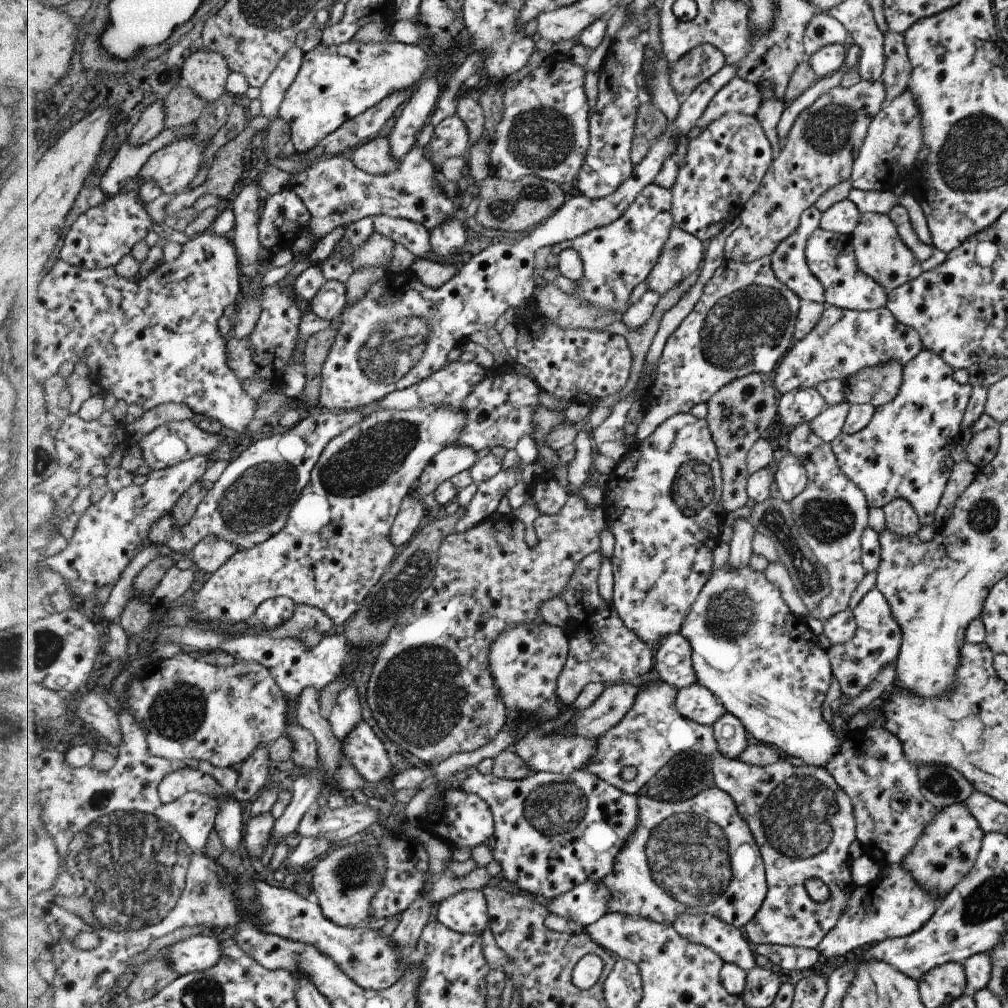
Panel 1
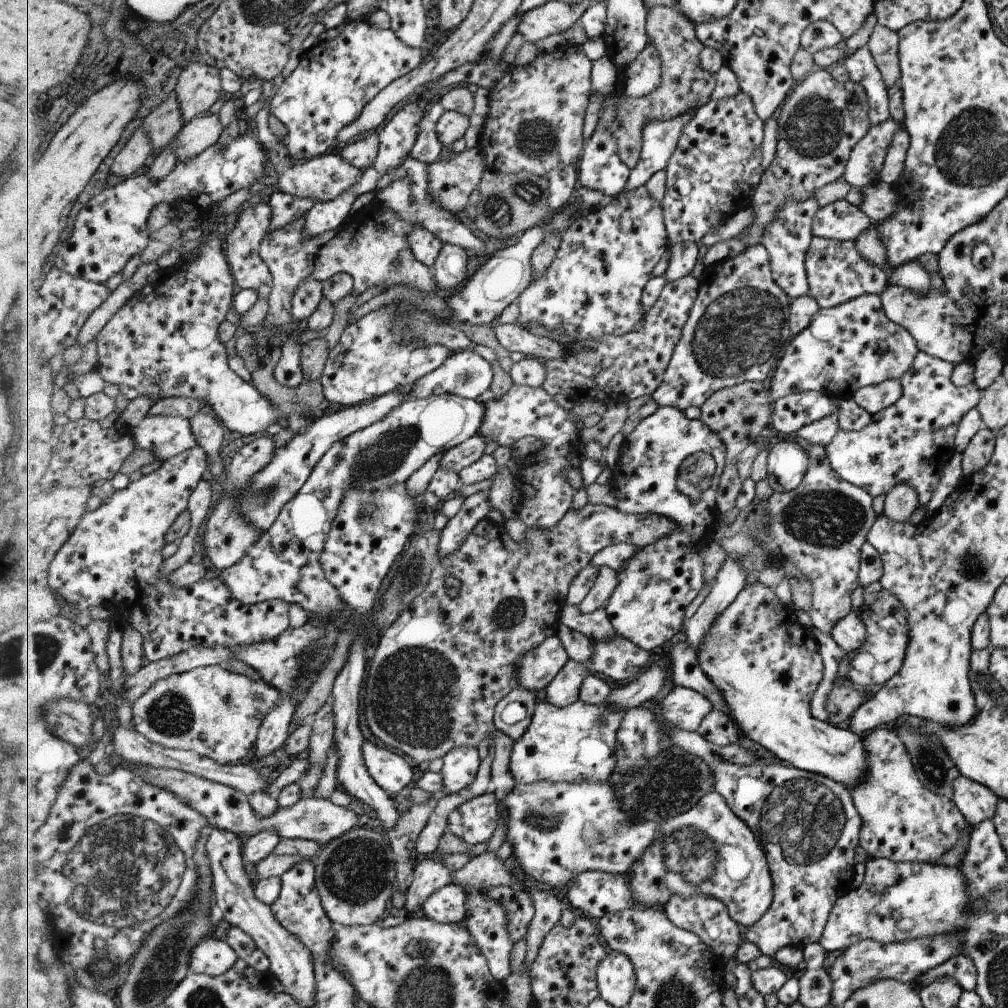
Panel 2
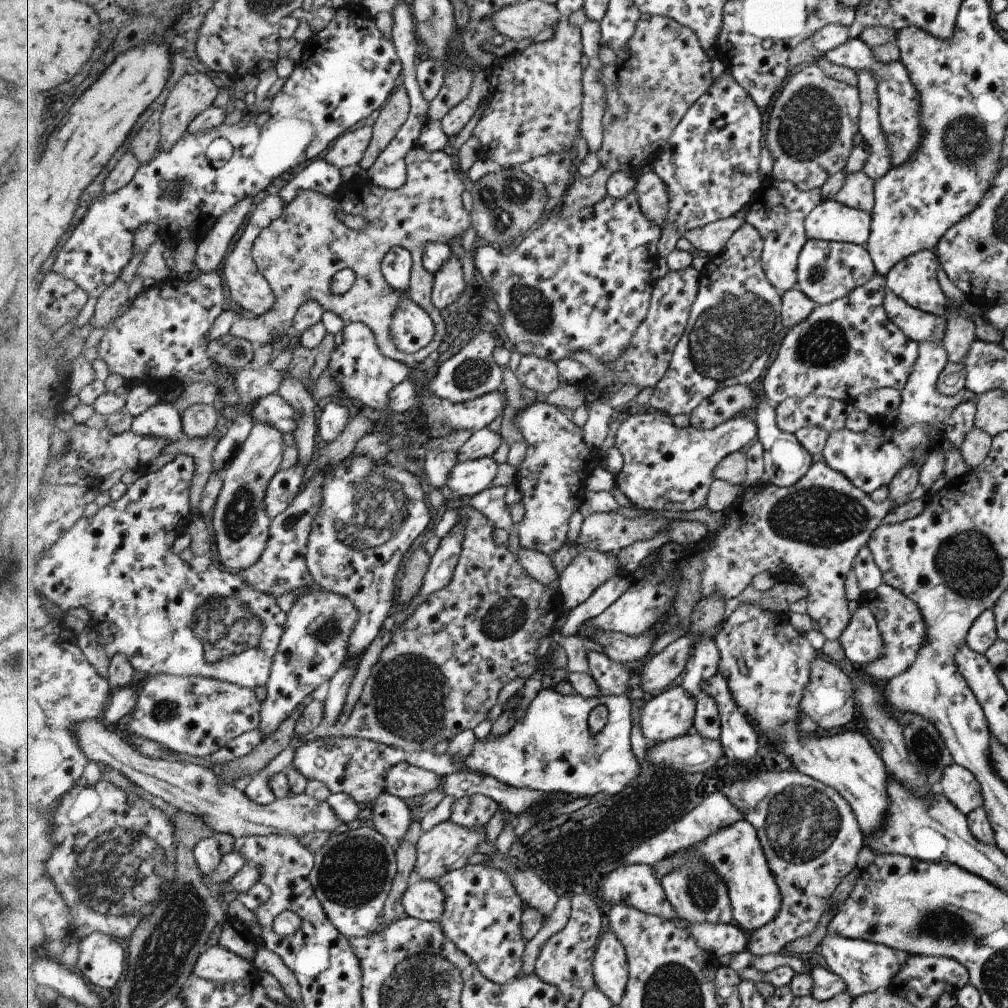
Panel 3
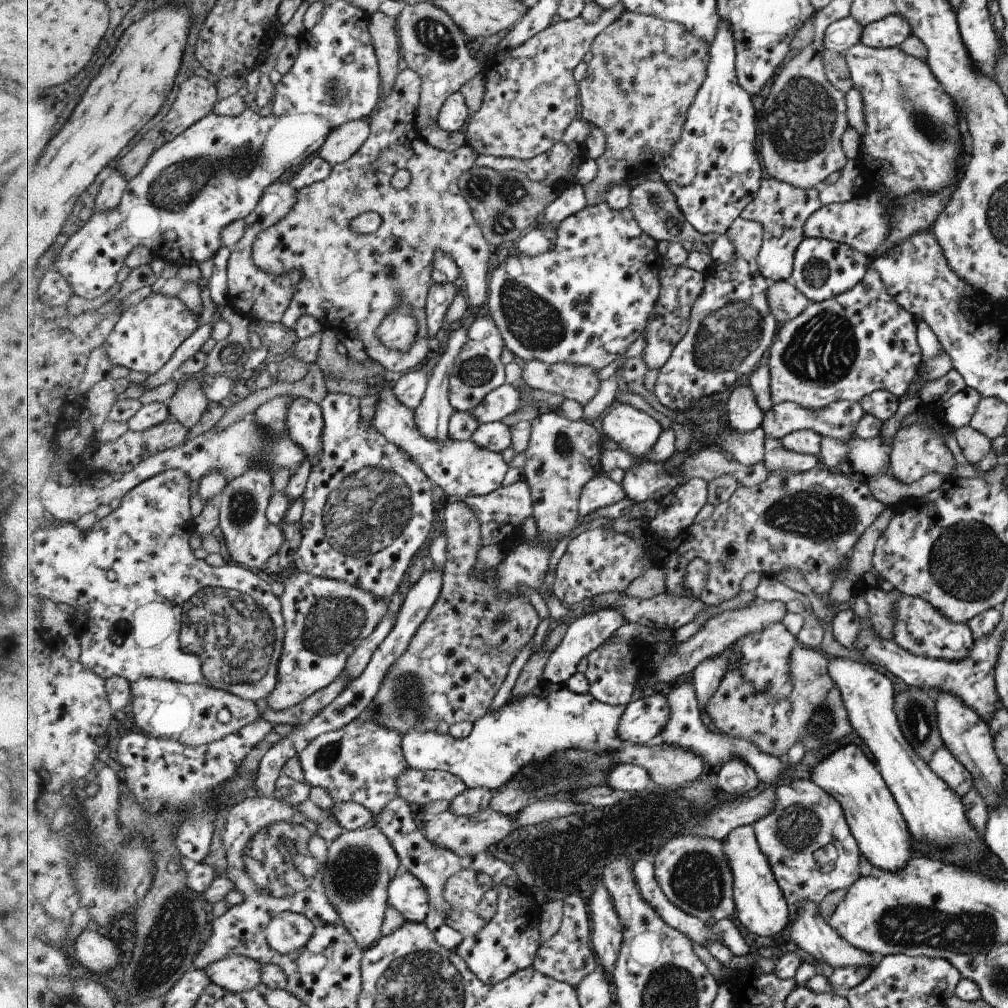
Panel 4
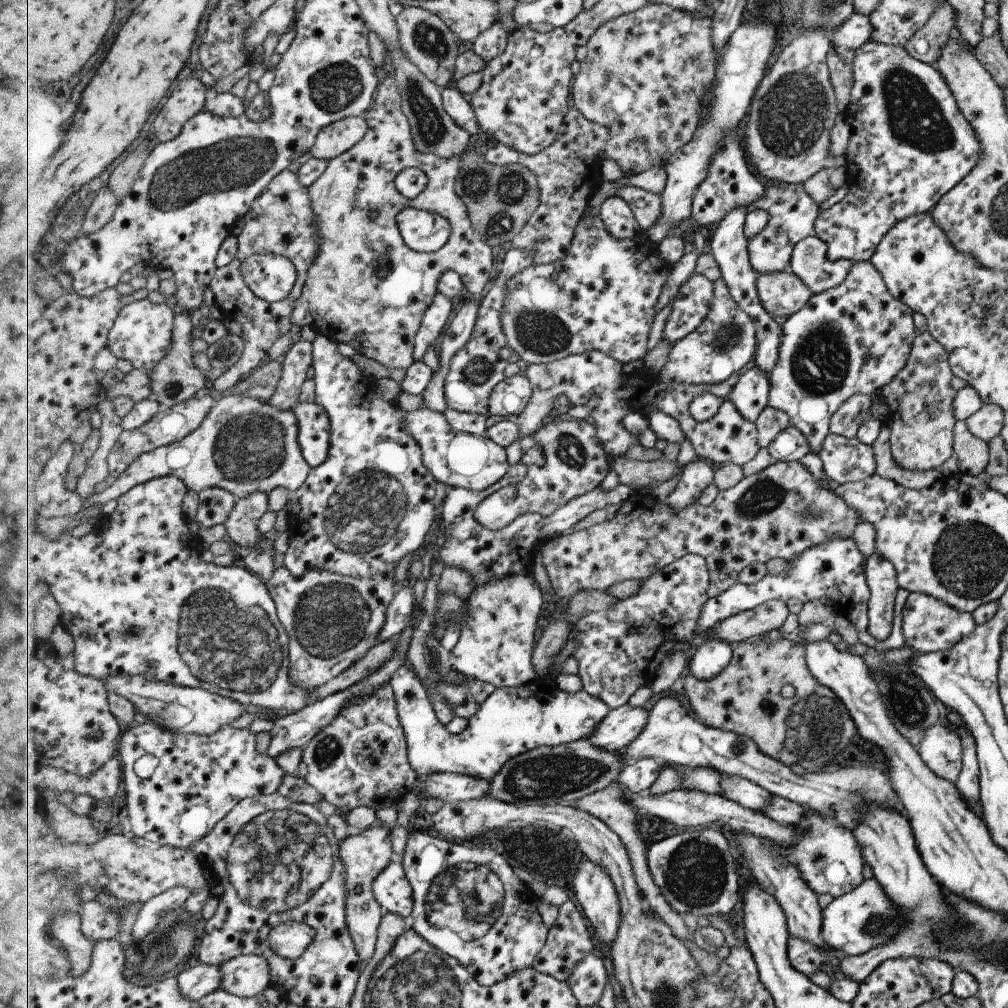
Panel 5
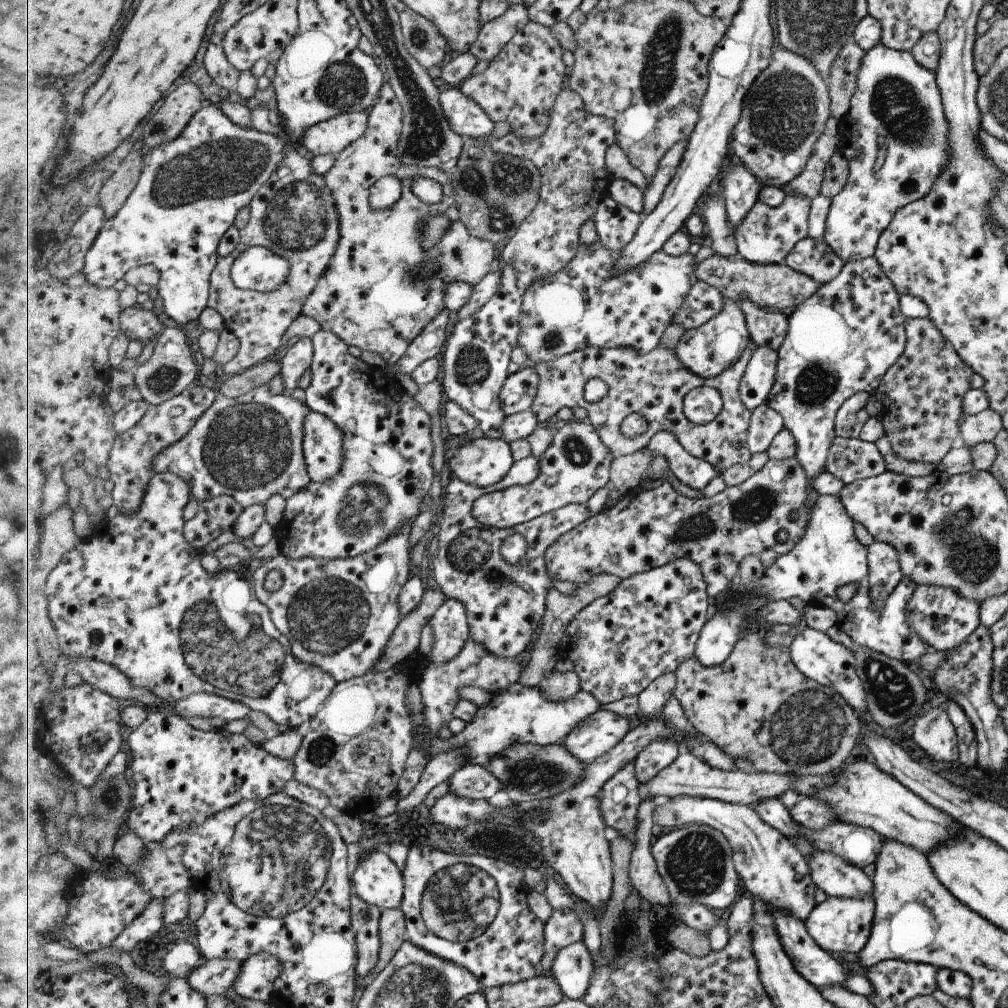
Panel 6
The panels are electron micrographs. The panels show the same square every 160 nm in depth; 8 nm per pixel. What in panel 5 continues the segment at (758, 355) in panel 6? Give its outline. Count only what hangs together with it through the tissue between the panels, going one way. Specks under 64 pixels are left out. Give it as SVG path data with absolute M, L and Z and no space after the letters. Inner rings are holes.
M755 365L740 375L732 394L733 404L748 420L757 423L761 412L768 408L771 390L770 375Z

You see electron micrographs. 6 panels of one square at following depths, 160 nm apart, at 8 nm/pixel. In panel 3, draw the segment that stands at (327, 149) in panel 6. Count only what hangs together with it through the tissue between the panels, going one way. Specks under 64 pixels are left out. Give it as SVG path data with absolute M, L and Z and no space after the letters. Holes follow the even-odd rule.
M372 126L355 127L349 130L336 140L324 158L337 168L348 167L357 171L369 145L372 143L373 133L374 128Z

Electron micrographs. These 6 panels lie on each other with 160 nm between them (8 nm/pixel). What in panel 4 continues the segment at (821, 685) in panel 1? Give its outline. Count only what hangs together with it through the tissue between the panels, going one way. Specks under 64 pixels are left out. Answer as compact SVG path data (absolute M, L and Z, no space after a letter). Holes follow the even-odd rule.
M775 623L759 632L742 636L733 646L735 654L731 654L731 668L740 669L745 680L753 683L759 692L775 699L785 698L792 692L792 676L788 669L788 658L792 648L799 641L786 628L785 623ZM849 743L837 748L827 759L818 760L811 767L810 779L840 803L858 851L869 864L881 871L895 872L901 870L915 854L910 847L906 821L875 768L876 765L869 761L859 746Z

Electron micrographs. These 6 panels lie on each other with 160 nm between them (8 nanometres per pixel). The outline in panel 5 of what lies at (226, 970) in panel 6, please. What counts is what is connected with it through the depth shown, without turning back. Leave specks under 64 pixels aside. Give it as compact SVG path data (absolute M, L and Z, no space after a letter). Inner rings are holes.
M195 960L180 971L177 979L183 995L191 1001L200 1001L204 996L221 988L223 972L221 967Z

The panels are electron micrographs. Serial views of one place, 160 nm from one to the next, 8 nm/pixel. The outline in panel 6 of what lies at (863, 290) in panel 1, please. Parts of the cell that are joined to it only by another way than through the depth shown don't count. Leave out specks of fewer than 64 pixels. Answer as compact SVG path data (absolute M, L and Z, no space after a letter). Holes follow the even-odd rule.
M807 236L798 240L785 255L784 263L794 271L811 277L818 285L835 279L845 263L825 241Z

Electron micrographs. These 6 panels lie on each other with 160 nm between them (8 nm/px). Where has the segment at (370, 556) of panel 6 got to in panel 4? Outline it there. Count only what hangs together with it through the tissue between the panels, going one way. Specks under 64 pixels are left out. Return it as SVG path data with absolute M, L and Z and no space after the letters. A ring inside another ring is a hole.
M295 569L284 584L280 599L286 622L284 654L276 688L267 700L268 707L276 711L301 704L339 679L348 658L380 626L389 608L389 601L377 599L348 582L316 577Z

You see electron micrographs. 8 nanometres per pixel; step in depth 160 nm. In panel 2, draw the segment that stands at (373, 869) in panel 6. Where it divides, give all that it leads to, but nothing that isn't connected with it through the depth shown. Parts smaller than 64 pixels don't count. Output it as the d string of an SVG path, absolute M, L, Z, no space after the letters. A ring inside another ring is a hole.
M451 883L440 888L424 903L421 915L440 923L465 924L469 918L468 892L465 887Z

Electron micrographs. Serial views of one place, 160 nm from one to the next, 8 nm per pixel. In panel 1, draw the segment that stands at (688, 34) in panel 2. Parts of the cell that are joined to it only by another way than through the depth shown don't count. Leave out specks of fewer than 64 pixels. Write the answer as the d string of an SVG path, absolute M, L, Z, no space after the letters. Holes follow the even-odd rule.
M651 102L640 106L636 135L632 146L632 159L637 166L652 150L654 144L664 135L669 124L668 116Z

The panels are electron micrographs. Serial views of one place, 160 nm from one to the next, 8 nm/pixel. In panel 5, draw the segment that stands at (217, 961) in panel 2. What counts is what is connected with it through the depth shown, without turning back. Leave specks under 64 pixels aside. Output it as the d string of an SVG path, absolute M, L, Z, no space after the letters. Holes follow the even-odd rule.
M263 954L239 955L233 958L233 960L222 964L220 967L223 972L223 984L221 988L234 995L242 997L261 995L261 992L265 988L272 986L272 966L269 965Z

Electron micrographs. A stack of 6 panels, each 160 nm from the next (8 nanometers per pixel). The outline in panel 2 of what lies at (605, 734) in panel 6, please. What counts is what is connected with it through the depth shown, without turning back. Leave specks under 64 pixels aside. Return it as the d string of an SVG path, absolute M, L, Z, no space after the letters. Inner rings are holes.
M676 685L661 704L665 725L697 731L704 718L715 710L712 700L699 691Z

